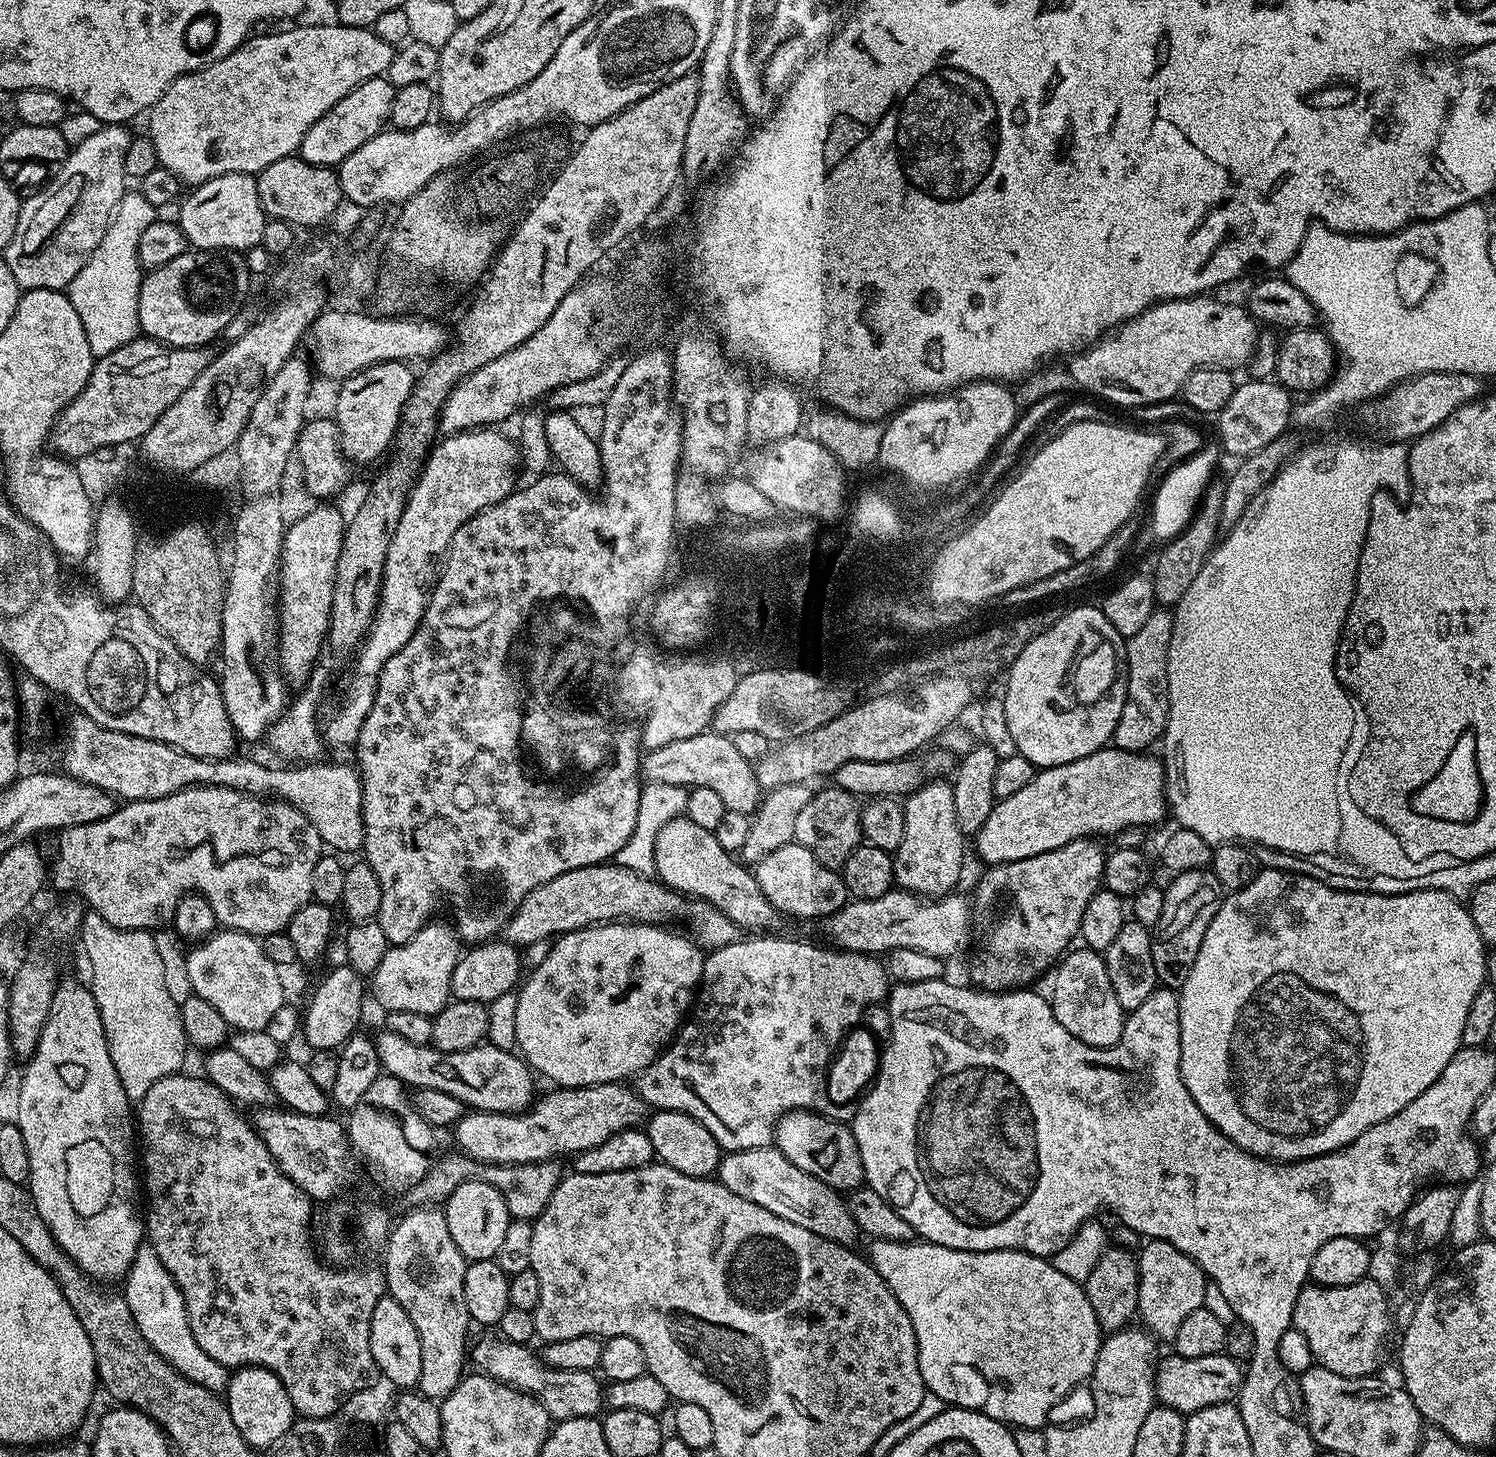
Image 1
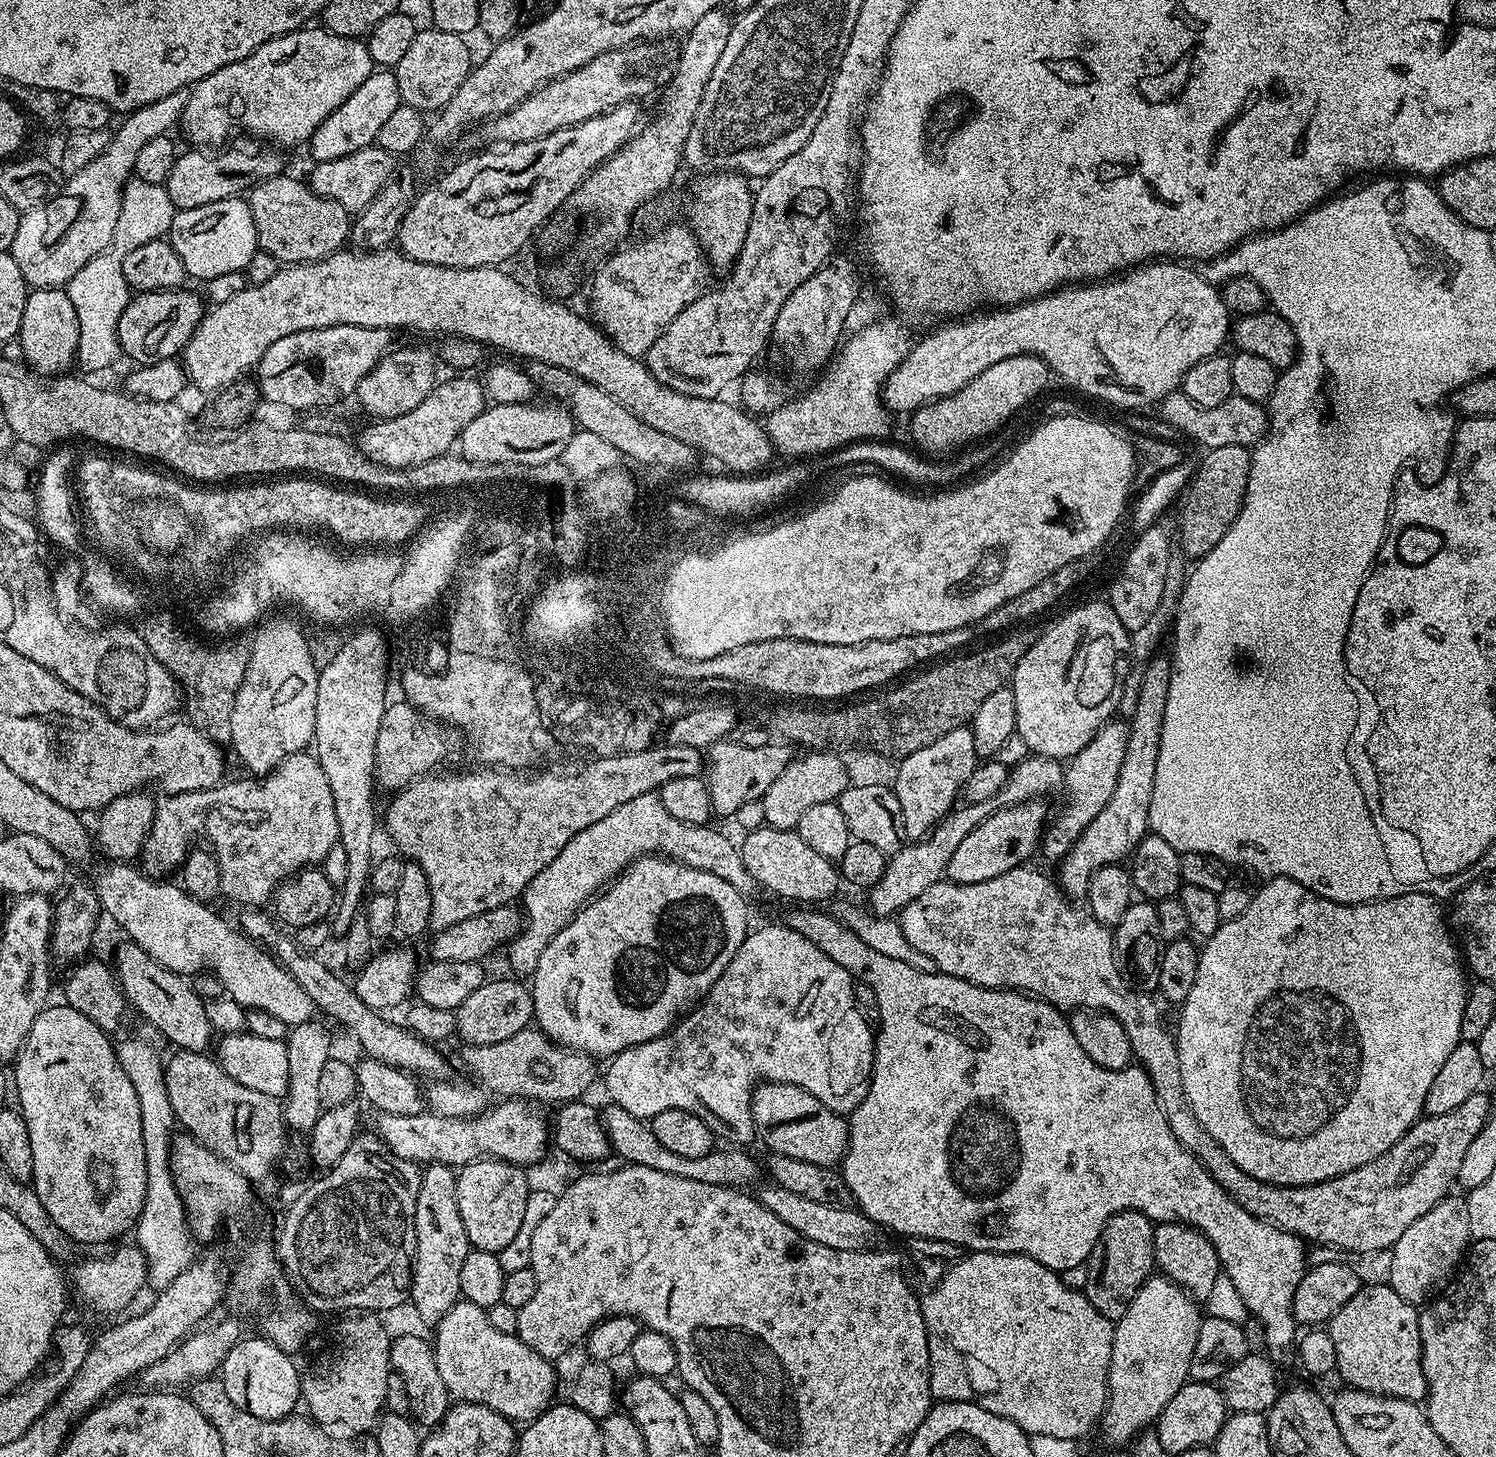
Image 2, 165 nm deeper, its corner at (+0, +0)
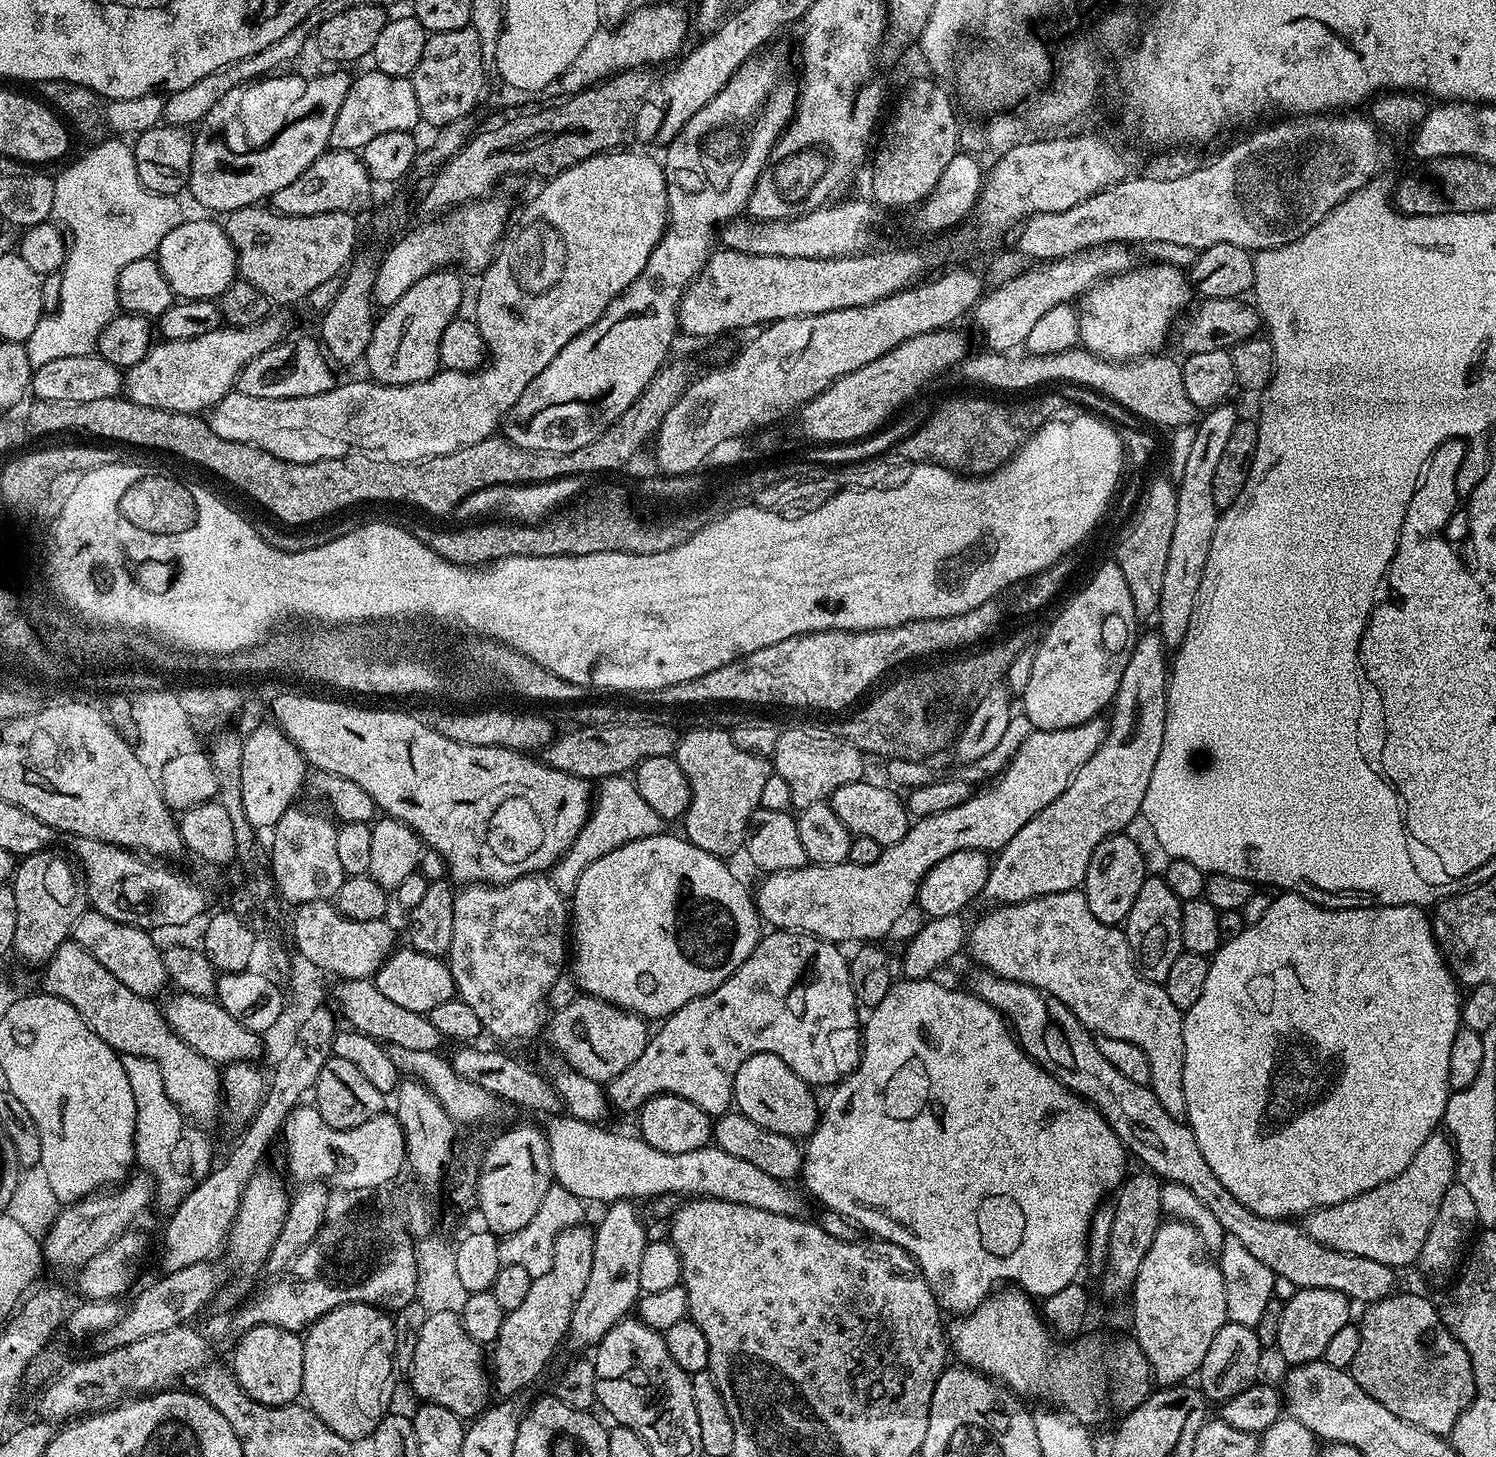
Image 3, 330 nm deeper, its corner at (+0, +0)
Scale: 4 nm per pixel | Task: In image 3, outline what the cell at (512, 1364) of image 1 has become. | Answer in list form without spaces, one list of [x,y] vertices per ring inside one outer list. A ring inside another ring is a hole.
[[[429,1311],[426,1322],[418,1330],[418,1342],[414,1346],[412,1369],[406,1373],[412,1379],[412,1388],[426,1404],[446,1406],[461,1418],[475,1418],[489,1407],[490,1372],[481,1345],[470,1338],[454,1312]]]

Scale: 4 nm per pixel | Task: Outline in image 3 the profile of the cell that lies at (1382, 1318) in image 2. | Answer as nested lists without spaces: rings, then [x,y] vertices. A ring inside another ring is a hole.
[[[1400,1290],[1375,1304],[1367,1305],[1363,1312],[1364,1317],[1358,1320],[1358,1354],[1354,1354],[1350,1369],[1358,1386],[1362,1386],[1362,1390],[1366,1390],[1374,1402],[1382,1402],[1390,1414],[1398,1414],[1398,1418],[1414,1426],[1422,1426],[1422,1430],[1430,1430],[1430,1434],[1447,1437],[1456,1419],[1472,1405],[1476,1397],[1476,1383],[1470,1356],[1444,1328],[1437,1305],[1432,1305],[1426,1297],[1416,1292]]]

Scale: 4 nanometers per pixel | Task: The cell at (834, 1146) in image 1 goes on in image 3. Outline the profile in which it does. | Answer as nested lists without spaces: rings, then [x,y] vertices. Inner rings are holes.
[[[763,1052],[754,1054],[738,1066],[738,1074],[734,1078],[732,1099],[735,1107],[750,1122],[762,1126],[766,1130],[774,1130],[774,1134],[791,1136],[793,1138],[807,1138],[816,1129],[820,1121],[821,1105],[816,1105],[813,1089],[778,1054]]]

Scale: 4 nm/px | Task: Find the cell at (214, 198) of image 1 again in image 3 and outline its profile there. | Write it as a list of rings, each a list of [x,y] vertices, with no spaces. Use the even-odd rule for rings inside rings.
[[[188,218],[181,219],[178,226],[174,226],[174,230],[170,230],[170,234],[166,234],[166,238],[162,238],[158,249],[158,259],[160,262],[160,269],[162,274],[166,274],[166,282],[170,282],[172,287],[173,297],[182,300],[216,300],[226,290],[226,286],[230,286],[232,281],[237,279],[238,269],[236,267],[236,251],[234,246],[230,242],[230,238],[224,232],[223,223],[217,222],[216,224],[212,220],[188,220]]]

